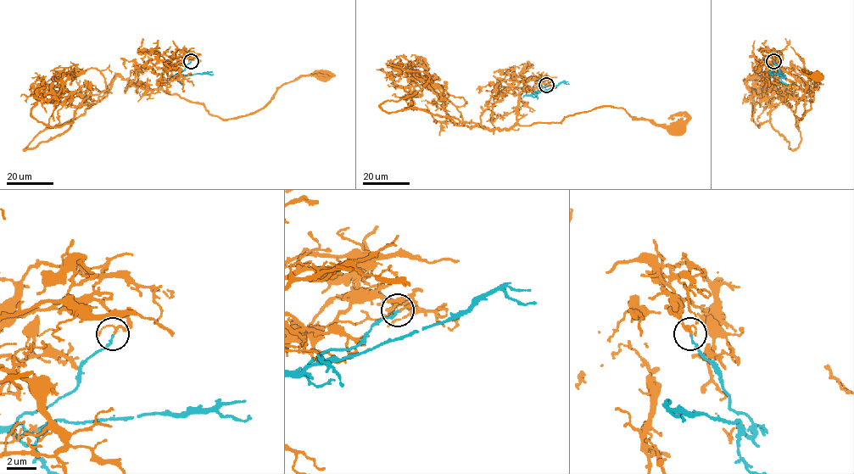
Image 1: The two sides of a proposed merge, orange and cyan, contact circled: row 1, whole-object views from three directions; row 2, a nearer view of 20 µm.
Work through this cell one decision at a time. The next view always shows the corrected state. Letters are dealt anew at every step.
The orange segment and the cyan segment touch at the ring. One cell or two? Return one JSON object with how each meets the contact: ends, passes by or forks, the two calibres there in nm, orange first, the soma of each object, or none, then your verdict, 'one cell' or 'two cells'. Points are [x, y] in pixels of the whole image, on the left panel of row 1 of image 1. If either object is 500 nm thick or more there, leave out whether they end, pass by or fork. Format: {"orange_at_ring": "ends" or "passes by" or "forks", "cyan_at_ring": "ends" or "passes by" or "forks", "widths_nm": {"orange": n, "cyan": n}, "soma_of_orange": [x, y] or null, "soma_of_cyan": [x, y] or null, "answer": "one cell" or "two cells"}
{"orange_at_ring": "passes by", "cyan_at_ring": "ends", "widths_nm": {"orange": 110, "cyan": 140}, "soma_of_orange": [323, 75], "soma_of_cyan": null, "answer": "two cells"}

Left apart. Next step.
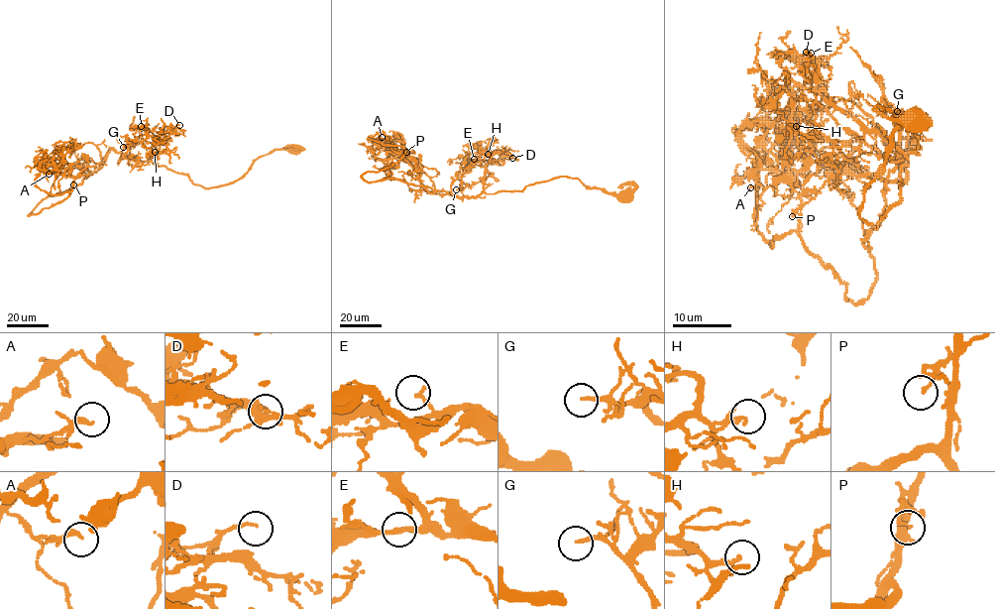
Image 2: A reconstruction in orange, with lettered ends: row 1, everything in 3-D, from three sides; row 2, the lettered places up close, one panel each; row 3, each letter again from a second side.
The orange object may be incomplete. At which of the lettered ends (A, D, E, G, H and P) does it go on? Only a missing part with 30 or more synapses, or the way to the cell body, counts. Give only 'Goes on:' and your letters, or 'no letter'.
Goes on: no letter

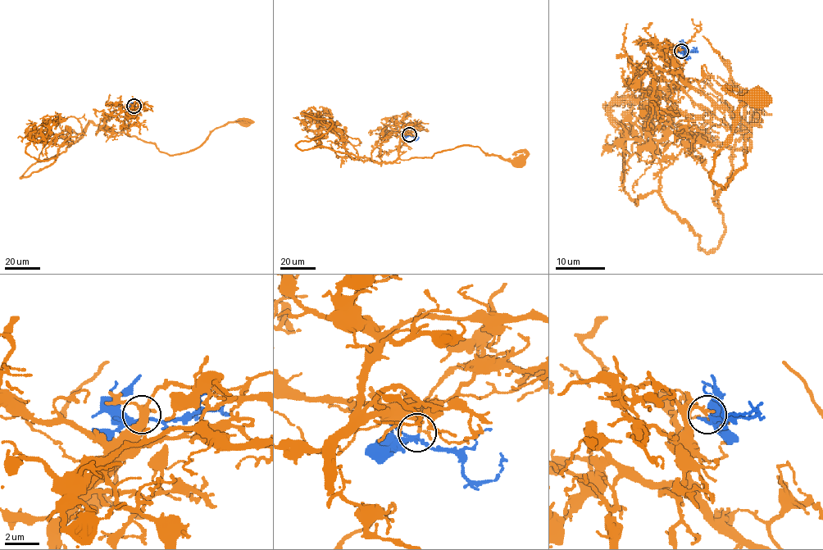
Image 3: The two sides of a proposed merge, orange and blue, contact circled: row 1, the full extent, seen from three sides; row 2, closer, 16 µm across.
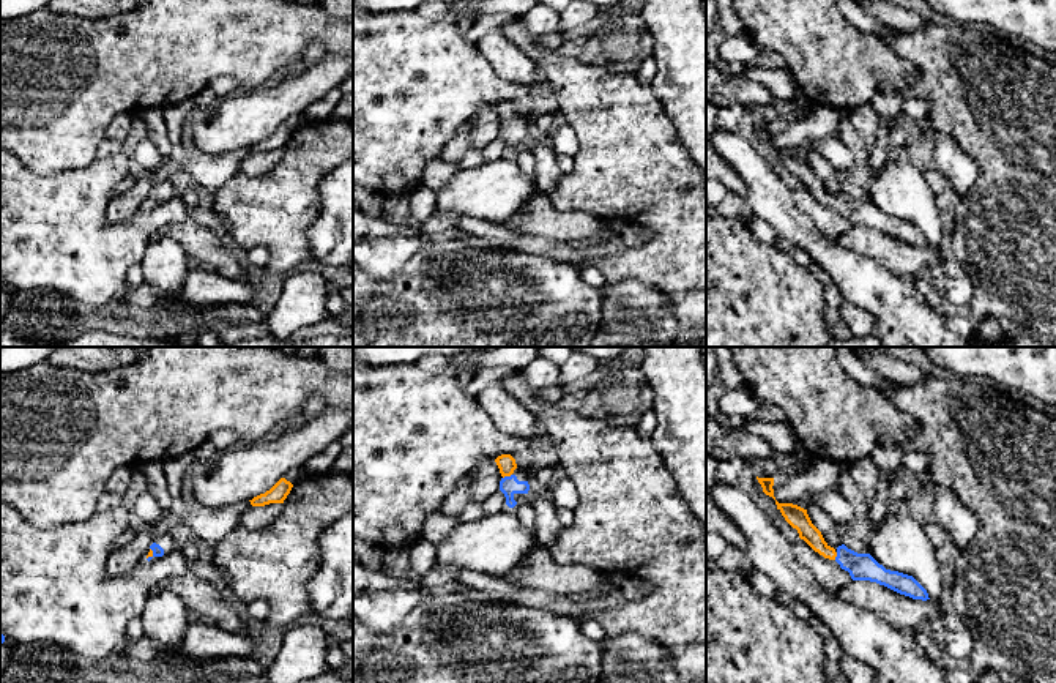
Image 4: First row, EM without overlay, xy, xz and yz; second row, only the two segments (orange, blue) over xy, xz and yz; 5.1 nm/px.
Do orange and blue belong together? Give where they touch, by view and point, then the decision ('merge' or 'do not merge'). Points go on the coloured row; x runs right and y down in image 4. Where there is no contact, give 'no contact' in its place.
xz (506, 475) | merge

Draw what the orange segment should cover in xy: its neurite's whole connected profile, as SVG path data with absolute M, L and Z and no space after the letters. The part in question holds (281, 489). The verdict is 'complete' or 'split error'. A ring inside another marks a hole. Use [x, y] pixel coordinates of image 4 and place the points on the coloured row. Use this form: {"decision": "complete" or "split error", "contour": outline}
{"decision": "complete", "contour": "M281 478L270 491L254 497L251 502L252 506L265 506L270 503L284 503L290 494L293 484L285 478Z"}

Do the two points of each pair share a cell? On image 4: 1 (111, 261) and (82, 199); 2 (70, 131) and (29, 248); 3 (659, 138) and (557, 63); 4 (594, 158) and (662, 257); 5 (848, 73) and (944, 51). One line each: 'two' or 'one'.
1: one
2: two
3: one
4: one
5: two

